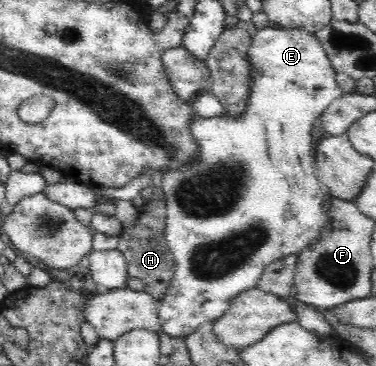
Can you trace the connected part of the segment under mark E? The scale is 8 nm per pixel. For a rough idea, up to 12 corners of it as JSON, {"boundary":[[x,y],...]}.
{"boundary":[[269,23],[247,110],[197,118],[161,177],[186,337],[321,236],[313,120],[344,90]]}

